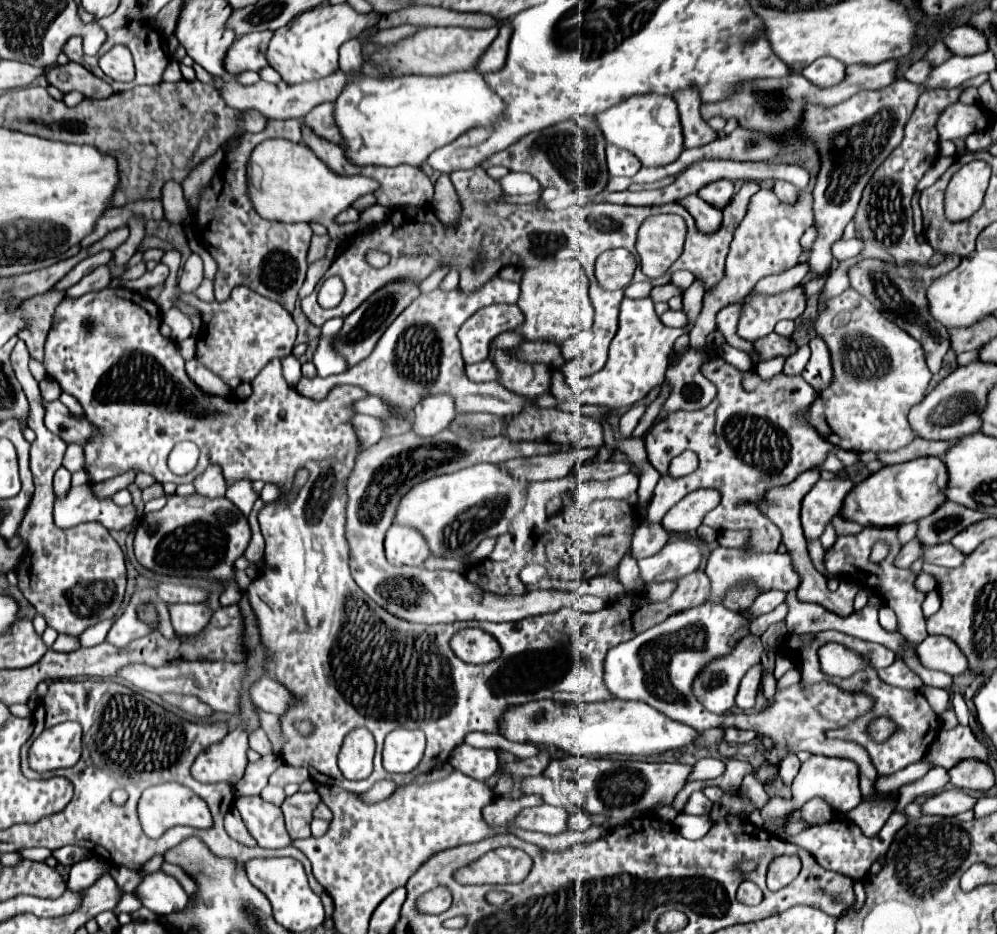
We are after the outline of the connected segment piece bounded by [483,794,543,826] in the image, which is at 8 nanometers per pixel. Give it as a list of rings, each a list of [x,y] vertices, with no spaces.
[[[531,794],[531,796],[523,796],[523,798],[517,798],[517,800],[507,800],[507,798],[493,798],[491,804],[487,804],[483,808],[483,818],[491,824],[491,826],[503,826],[507,822],[511,822],[515,818],[515,814],[527,806],[537,806],[541,804],[543,798],[537,796],[537,794]]]

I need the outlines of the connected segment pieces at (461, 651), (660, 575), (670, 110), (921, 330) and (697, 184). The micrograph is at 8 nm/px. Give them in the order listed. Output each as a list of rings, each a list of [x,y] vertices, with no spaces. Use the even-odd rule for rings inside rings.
[[[479,628],[459,630],[451,638],[451,648],[463,662],[469,664],[487,664],[501,654],[497,640]]]
[[[679,538],[675,542],[669,542],[655,556],[639,560],[639,578],[645,584],[677,580],[695,572],[699,568],[699,562],[699,548],[693,542]]]
[[[633,94],[601,114],[595,114],[595,124],[603,132],[607,144],[629,150],[641,160],[643,166],[671,164],[683,150],[679,112],[673,96],[669,94]]]
[[[943,256],[931,266],[921,266],[921,264],[911,264],[911,268],[897,268],[895,264],[887,264],[877,258],[863,258],[861,262],[853,264],[847,272],[851,288],[855,288],[863,298],[867,298],[871,304],[877,304],[877,310],[885,316],[891,318],[897,326],[901,326],[907,334],[911,334],[925,350],[927,366],[935,374],[941,368],[943,356],[949,350],[947,334],[949,330],[935,322],[931,314],[927,314],[927,300],[925,300],[925,288],[931,278],[945,274],[947,270],[953,270],[959,264],[959,256]]]
[[[699,160],[693,166],[689,166],[687,170],[683,170],[677,180],[673,184],[669,184],[667,188],[661,190],[643,190],[643,192],[599,192],[595,196],[591,196],[591,202],[615,202],[615,204],[631,204],[631,206],[655,206],[655,204],[667,204],[667,202],[679,202],[695,192],[699,192],[699,188],[707,186],[709,182],[715,180],[785,180],[793,186],[797,186],[797,190],[807,188],[809,184],[809,174],[805,168],[801,166],[791,166],[785,162],[735,162],[735,160]]]

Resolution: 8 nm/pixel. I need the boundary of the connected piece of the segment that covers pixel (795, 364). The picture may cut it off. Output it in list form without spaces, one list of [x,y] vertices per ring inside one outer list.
[[[801,346],[801,348],[797,350],[797,354],[791,354],[791,356],[787,358],[783,372],[785,372],[785,374],[801,374],[807,362],[809,362],[809,346]]]

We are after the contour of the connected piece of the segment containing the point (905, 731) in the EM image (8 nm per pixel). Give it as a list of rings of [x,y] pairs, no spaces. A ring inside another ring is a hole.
[[[875,644],[875,658],[867,658],[869,660],[869,666],[863,670],[863,672],[855,672],[853,676],[849,678],[837,678],[835,684],[843,690],[851,690],[851,692],[857,692],[857,688],[863,688],[865,694],[875,702],[875,710],[869,710],[865,714],[869,714],[869,720],[877,718],[877,716],[889,716],[897,726],[899,726],[899,732],[895,732],[889,740],[885,740],[883,744],[877,744],[873,742],[865,728],[867,728],[867,722],[863,724],[861,722],[861,716],[857,720],[853,720],[849,726],[845,728],[839,728],[836,730],[829,730],[826,732],[827,738],[847,740],[847,742],[857,742],[859,746],[863,746],[875,766],[875,770],[881,774],[881,776],[891,776],[903,768],[907,768],[909,764],[917,762],[923,758],[923,754],[929,750],[929,744],[931,744],[931,716],[933,716],[933,724],[935,724],[935,732],[939,728],[937,724],[937,716],[935,712],[931,714],[931,706],[927,706],[927,700],[923,698],[923,694],[919,690],[903,690],[903,688],[897,688],[897,686],[889,686],[885,684],[881,678],[879,678],[879,668],[885,668],[889,666],[891,662],[895,662],[895,654],[885,648],[883,644]]]

